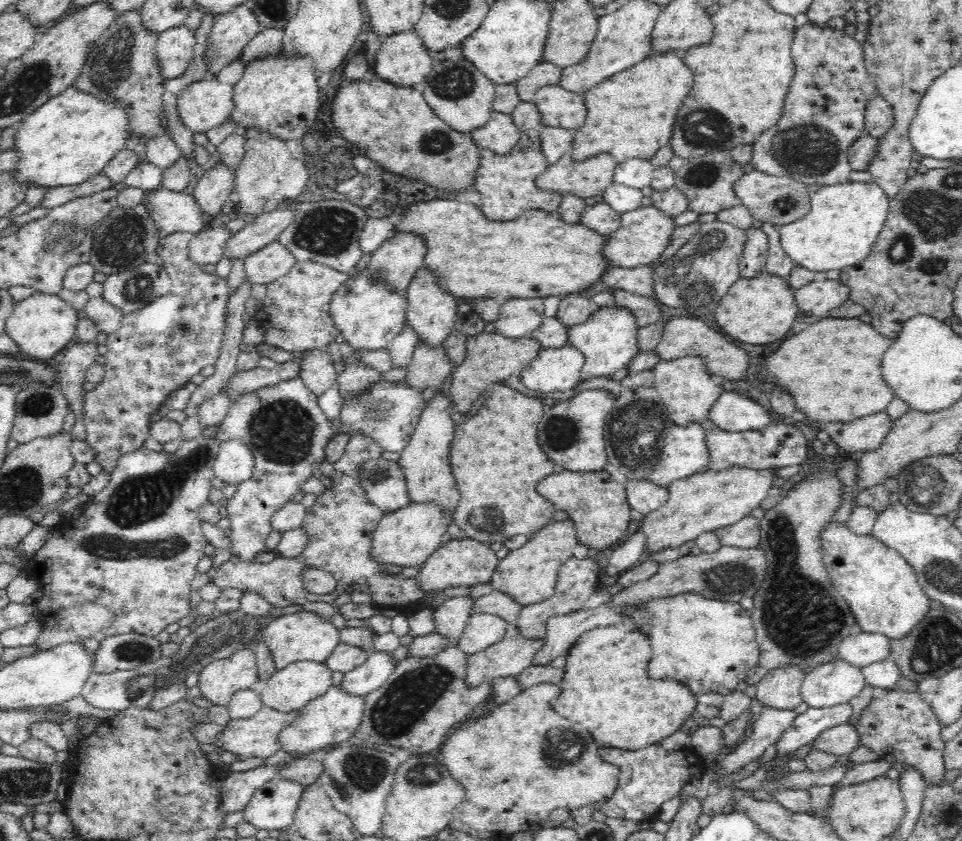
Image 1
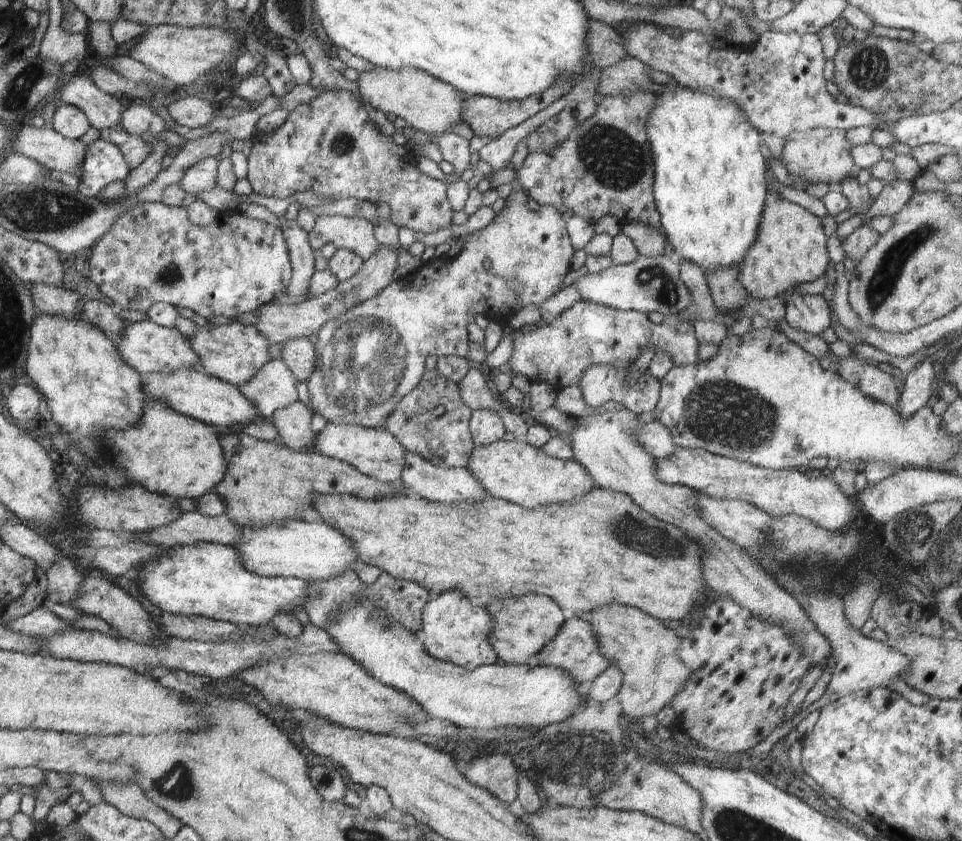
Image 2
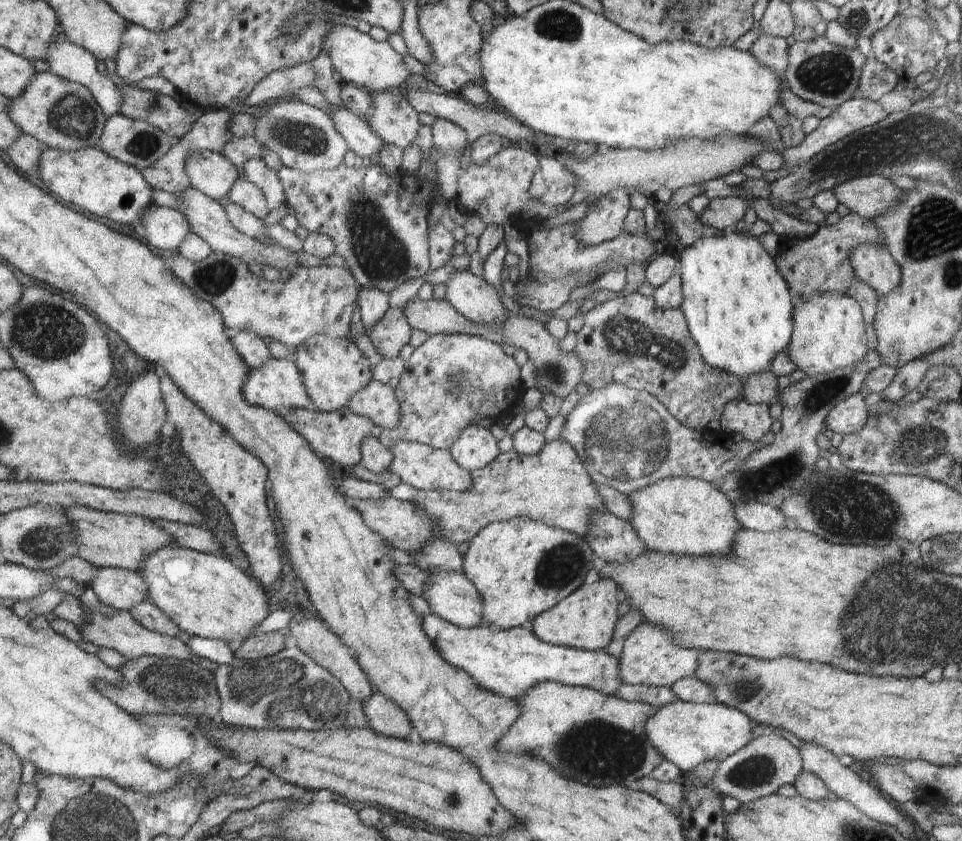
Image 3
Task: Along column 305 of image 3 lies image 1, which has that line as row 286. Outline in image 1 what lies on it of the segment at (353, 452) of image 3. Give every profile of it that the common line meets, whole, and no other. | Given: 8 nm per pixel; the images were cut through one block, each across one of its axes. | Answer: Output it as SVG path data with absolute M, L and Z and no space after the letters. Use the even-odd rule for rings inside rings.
M425 267L420 268L407 291L407 326L420 337L420 341L432 347L442 346L456 326L457 304L454 296L442 290L438 279Z

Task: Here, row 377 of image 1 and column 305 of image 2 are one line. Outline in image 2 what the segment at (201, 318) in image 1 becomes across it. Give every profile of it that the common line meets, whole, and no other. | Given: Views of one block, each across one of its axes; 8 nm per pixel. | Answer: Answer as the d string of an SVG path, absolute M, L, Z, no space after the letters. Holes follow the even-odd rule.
M330 89L318 98L297 106L289 112L286 121L271 134L258 132L252 136L248 154L248 174L253 192L266 198L288 198L296 192L312 190L318 198L358 198L372 204L386 204L390 208L392 222L413 231L436 232L452 223L454 210L447 197L447 186L422 173L417 167L416 155L406 145L394 143L392 137L382 134L376 120L370 118L364 104L350 90Z

